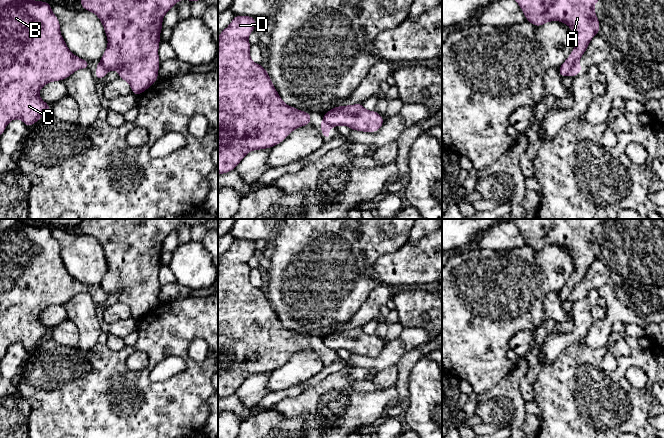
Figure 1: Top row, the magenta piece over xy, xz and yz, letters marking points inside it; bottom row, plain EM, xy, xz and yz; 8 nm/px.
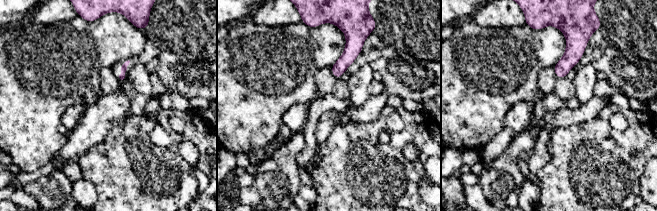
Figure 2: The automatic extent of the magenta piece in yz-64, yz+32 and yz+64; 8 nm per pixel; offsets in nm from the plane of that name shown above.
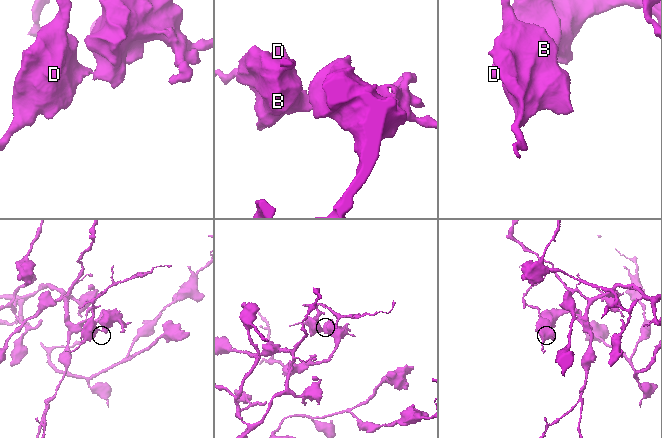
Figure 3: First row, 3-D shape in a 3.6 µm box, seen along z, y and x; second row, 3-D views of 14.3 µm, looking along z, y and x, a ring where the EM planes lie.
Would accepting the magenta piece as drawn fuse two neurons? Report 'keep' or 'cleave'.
cleave

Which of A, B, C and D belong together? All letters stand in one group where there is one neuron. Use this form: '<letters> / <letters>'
A / B C D

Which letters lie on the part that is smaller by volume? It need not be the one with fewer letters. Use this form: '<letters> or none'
B, C, D

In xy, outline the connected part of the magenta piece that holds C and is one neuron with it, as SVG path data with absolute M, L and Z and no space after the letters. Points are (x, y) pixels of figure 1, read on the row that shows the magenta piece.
M0 0L0 137L4 133L7 124L13 119L21 119L28 128L35 124L41 117L49 113L50 104L44 102L40 96L40 89L53 81L61 81L68 78L78 69L87 69L90 62L74 55L67 47L60 31L60 21L52 12L51 3L35 0Z

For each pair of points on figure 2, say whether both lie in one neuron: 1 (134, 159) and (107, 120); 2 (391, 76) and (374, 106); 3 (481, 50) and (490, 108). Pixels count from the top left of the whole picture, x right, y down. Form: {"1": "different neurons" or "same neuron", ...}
{"1": "different neurons", "2": "same neuron", "3": "same neuron"}

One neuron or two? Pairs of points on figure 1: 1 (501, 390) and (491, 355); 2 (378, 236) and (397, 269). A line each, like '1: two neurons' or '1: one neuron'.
1: two neurons
2: two neurons

